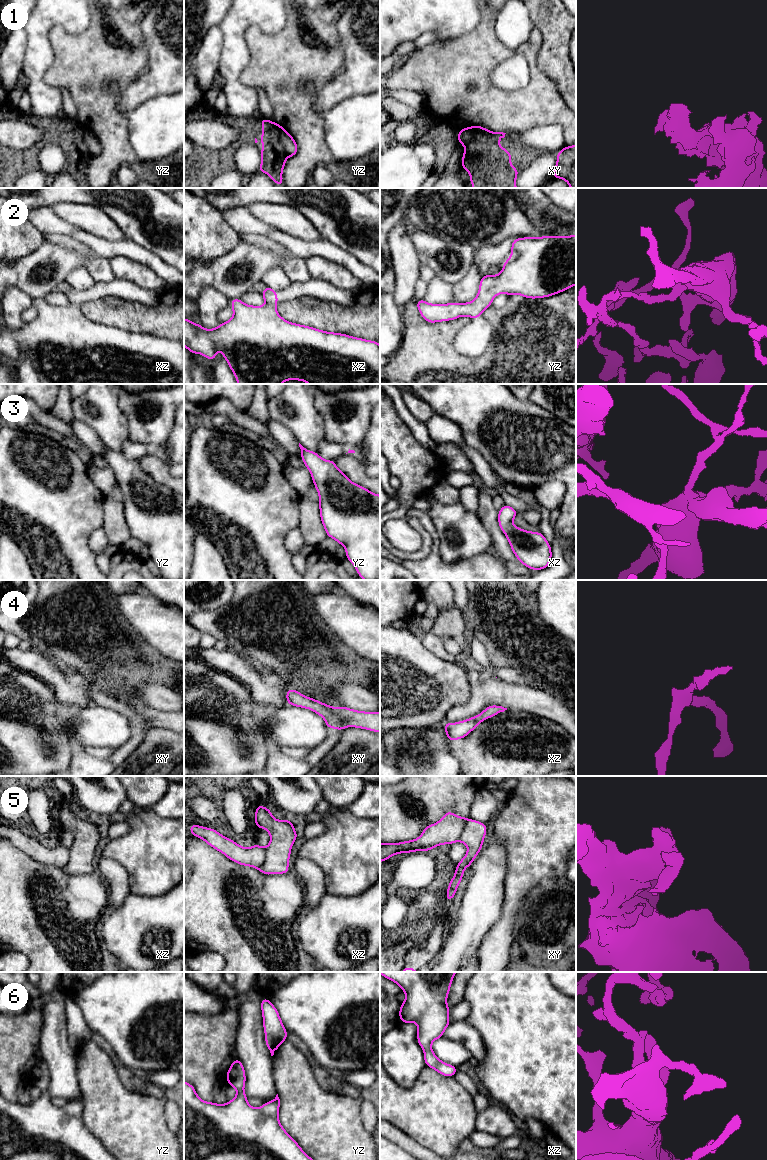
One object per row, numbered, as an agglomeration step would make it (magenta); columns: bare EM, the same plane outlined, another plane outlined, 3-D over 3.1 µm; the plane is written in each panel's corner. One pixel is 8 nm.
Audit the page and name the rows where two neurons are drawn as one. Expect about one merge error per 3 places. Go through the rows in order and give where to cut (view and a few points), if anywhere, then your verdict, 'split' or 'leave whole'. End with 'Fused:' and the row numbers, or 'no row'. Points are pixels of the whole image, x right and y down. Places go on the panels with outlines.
1: cut yz (282, 128), (280, 142), (288, 156); split
2: cut none; leave whole
3: cut none; leave whole
4: cut none; leave whole
5: cut none; leave whole
6: cut none; leave whole
Fused: 1

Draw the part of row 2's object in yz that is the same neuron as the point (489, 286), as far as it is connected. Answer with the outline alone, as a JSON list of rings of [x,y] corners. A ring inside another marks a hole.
[[[576,235],[531,236],[512,240],[511,256],[504,262],[499,275],[483,275],[474,300],[467,303],[430,304],[424,299],[416,301],[421,317],[428,323],[455,320],[462,316],[476,319],[492,306],[496,295],[521,295],[537,299],[550,297],[576,285]]]

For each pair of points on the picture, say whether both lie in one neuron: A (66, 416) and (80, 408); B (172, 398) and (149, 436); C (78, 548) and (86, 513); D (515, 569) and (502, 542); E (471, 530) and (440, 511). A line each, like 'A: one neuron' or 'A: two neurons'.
A: two neurons
B: one neuron
C: one neuron
D: two neurons
E: one neuron

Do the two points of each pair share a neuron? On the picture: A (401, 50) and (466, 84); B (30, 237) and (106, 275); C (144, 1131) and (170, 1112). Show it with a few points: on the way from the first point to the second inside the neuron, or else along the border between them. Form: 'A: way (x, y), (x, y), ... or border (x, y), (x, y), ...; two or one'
A: border (416, 48), (399, 60); two
B: border (44, 238), (34, 250), (22, 256); two
C: border (153, 1095), (163, 1102), (166, 1124), (173, 1133); two

